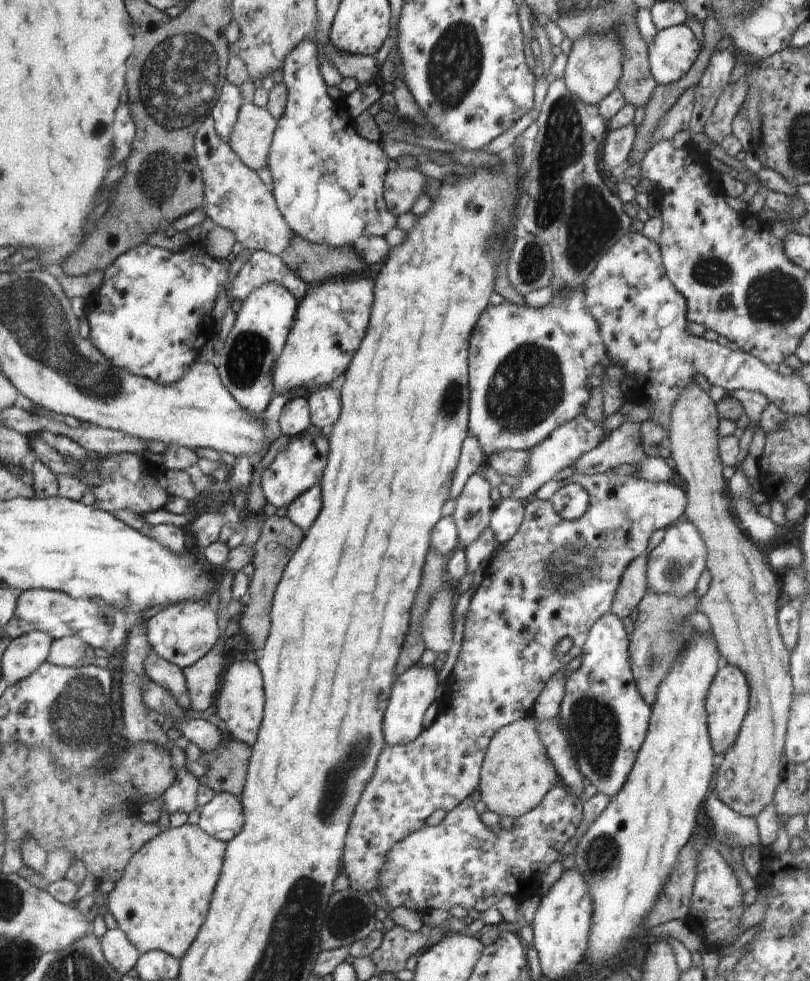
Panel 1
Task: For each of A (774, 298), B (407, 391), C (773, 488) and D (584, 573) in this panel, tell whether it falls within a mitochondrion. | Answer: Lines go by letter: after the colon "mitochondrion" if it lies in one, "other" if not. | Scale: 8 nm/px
A: mitochondrion
B: other
C: other
D: mitochondrion

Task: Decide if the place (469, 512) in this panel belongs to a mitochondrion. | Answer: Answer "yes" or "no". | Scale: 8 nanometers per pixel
yes

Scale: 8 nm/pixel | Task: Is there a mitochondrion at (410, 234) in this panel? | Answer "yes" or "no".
no

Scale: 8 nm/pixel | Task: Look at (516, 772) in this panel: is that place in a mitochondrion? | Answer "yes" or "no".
no

